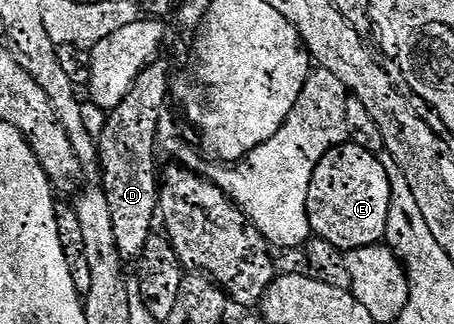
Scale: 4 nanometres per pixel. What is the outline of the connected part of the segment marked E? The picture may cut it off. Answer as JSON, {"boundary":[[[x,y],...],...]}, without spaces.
{"boundary":[[[343,143],[329,149],[320,159],[308,187],[308,223],[313,236],[332,243],[339,251],[349,251],[377,245],[385,238],[388,227],[388,207],[390,206],[390,180],[388,171],[382,165],[382,157],[373,157],[362,145]]]}

